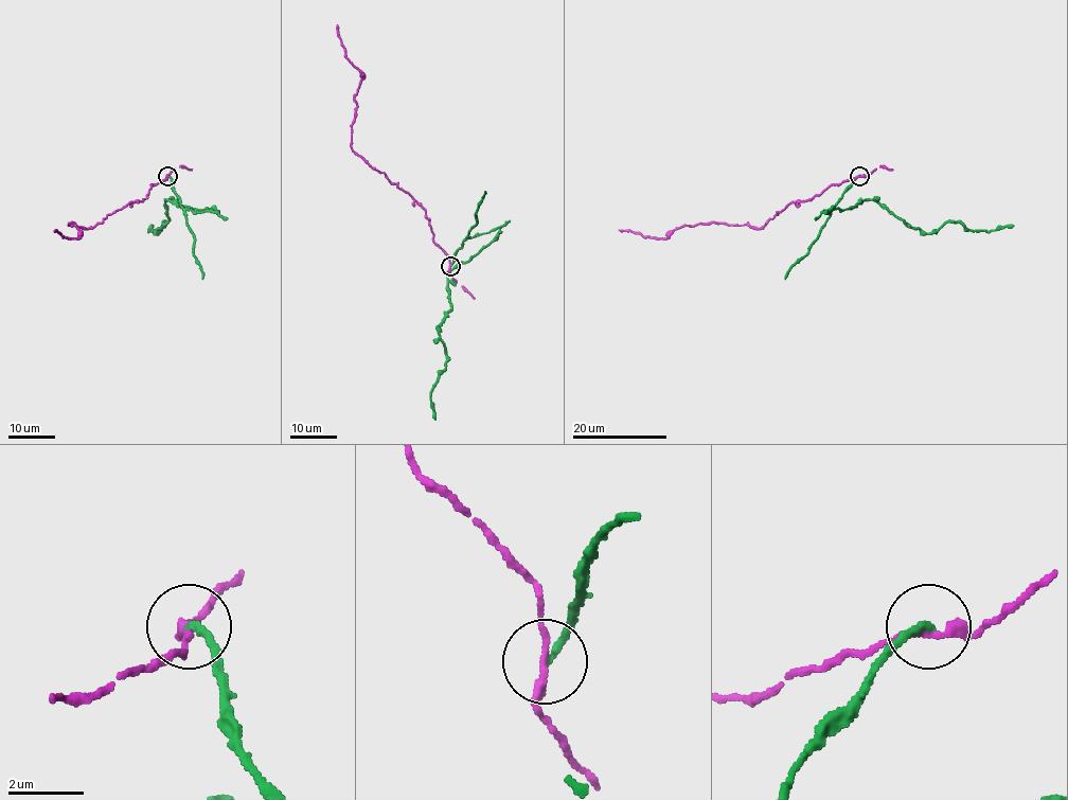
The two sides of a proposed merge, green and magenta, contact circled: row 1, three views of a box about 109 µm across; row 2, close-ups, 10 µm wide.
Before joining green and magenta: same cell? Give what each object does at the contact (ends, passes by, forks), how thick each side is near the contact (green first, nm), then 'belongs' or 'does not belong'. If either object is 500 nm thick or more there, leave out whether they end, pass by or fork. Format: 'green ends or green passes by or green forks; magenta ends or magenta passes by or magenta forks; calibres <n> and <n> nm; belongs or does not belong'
green ends; magenta passes by; calibres 200 and 200 nm; does not belong

